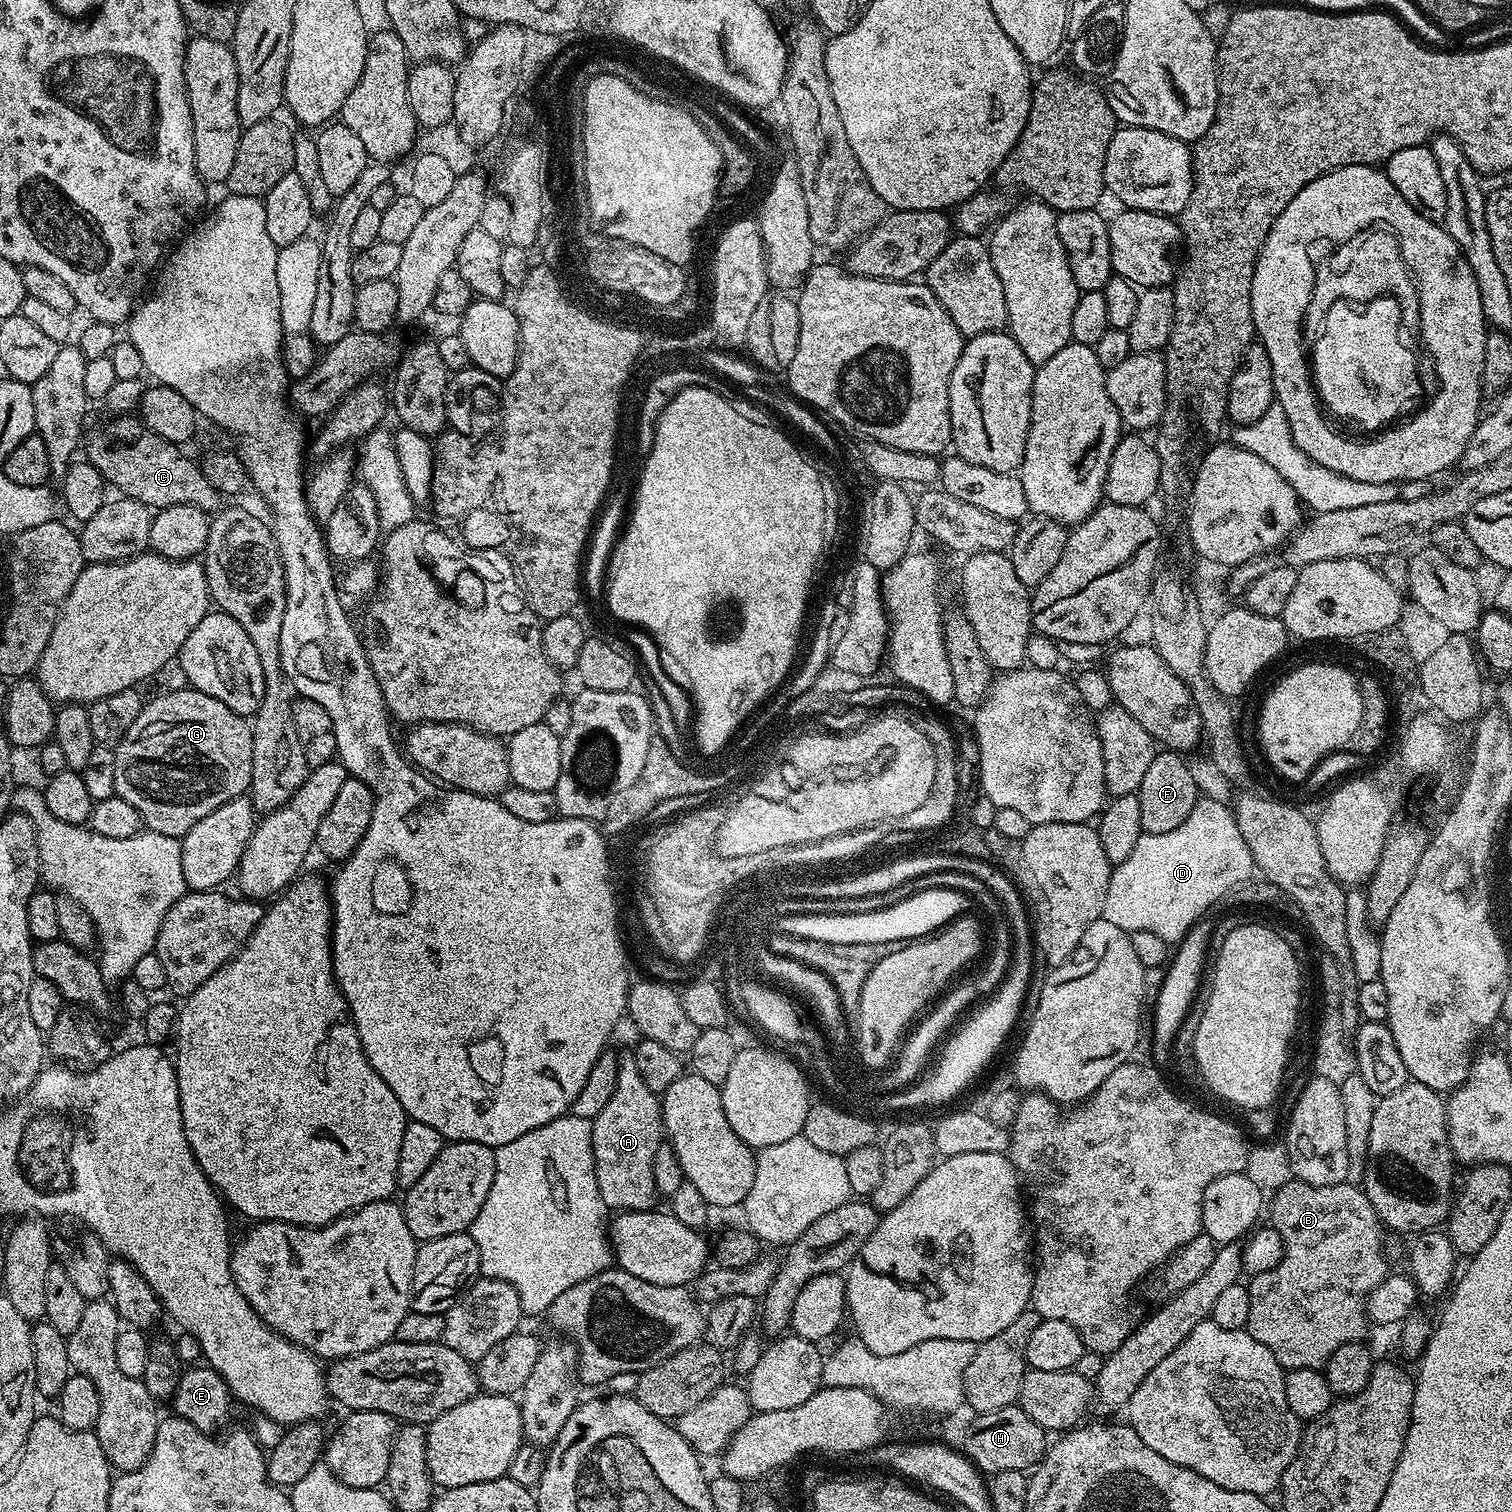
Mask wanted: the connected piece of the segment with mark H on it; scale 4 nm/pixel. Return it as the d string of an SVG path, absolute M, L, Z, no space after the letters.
M1018 1406L1003 1408L1002 1410L990 1410L971 1417L972 1425L964 1432L964 1445L962 1451L981 1473L991 1474L1002 1470L1035 1469L1036 1465L1044 1458L1050 1440L1046 1430L1030 1418Z

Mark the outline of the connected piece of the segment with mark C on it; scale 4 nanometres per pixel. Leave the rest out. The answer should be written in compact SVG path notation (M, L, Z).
M131 415L109 419L100 436L89 435L86 440L86 459L104 475L105 481L117 488L120 496L140 500L147 508L159 510L175 504L198 506L203 512L215 514L222 507L221 493L217 492L194 459L183 456L177 445L166 438L158 438L139 419Z

